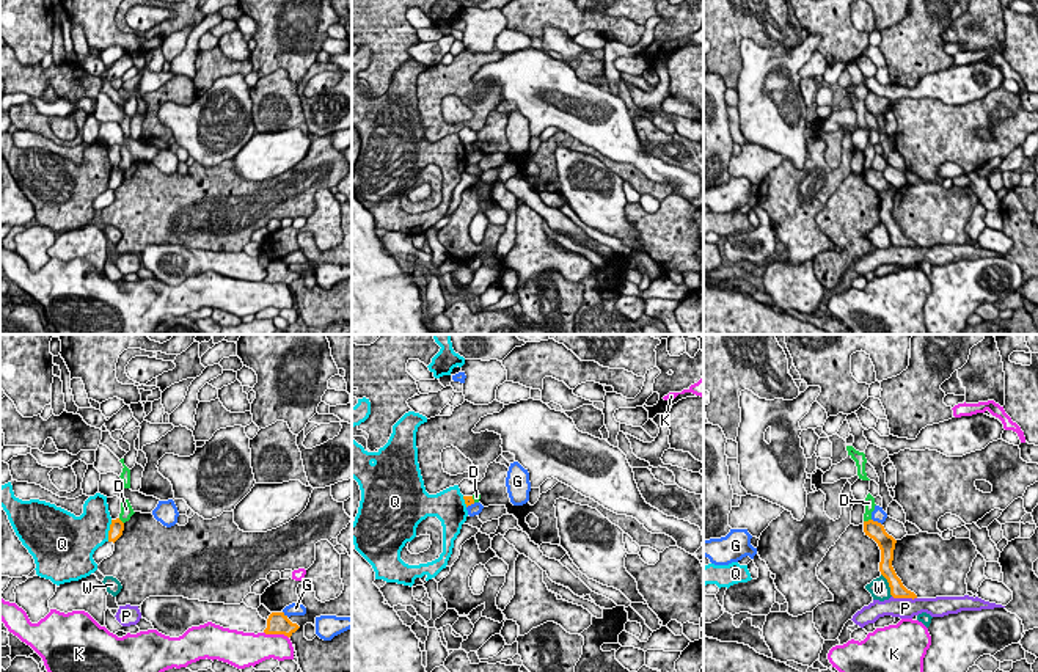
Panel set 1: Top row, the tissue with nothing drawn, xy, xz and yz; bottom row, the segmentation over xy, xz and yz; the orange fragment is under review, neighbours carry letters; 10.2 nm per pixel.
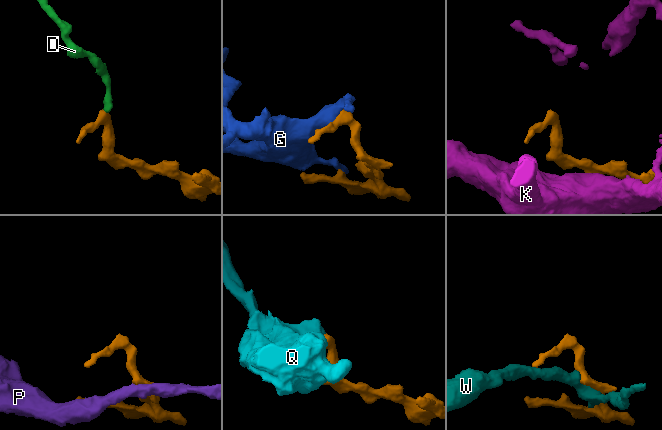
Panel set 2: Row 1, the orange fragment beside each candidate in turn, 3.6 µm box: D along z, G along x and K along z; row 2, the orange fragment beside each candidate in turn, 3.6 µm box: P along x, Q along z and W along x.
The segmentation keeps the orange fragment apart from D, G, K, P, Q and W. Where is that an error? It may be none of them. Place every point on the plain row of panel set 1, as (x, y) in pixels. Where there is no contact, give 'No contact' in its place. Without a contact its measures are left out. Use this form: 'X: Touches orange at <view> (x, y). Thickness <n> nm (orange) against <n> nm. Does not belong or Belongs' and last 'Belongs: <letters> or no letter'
D: Touches orange at yz (869, 168). Thickness 180 nm (orange) against 120 nm. Does not belong
G: Touches orange at yz (877, 170). Thickness 180 nm (orange) against 140 nm. Does not belong
K: Touches orange at xy (277, 281). Thickness 220 nm (orange) against 280 nm. Does not belong
P: Touches orange at yz (905, 245). Thickness 160 nm (orange) against 220 nm. Does not belong
Q: Touches orange at xy (109, 179). Thickness 140 nm (orange) against 380 nm. Does not belong
W: Touches orange at yz (889, 233). Thickness 160 nm (orange) against 200 nm. Does not belong
Belongs: no letter

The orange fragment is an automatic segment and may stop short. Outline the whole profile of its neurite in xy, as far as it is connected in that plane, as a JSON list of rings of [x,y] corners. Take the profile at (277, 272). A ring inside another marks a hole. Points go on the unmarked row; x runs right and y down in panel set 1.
[[[272,261],[267,267],[265,283],[284,283],[291,286],[300,275],[292,272],[284,261]]]

